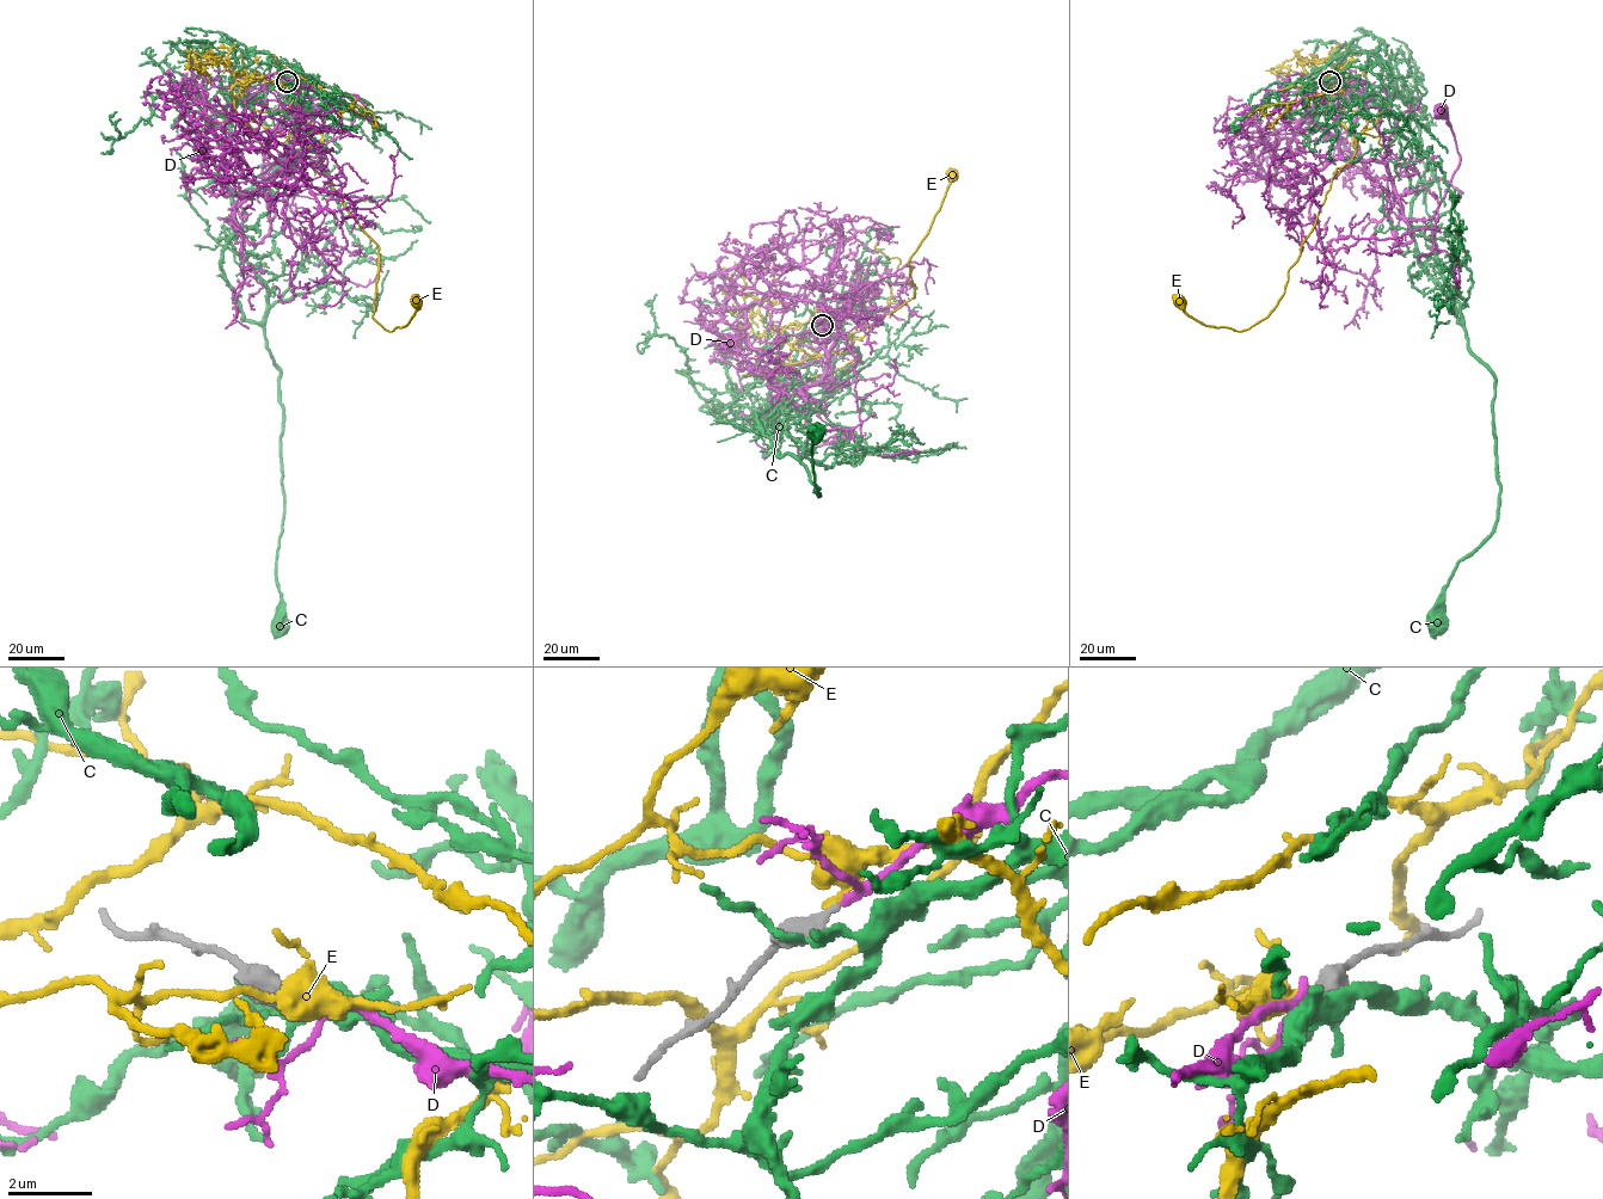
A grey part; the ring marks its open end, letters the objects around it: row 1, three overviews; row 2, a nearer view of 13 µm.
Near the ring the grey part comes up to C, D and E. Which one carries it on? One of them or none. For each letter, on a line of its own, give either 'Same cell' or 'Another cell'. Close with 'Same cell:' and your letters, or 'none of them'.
C: Another cell
D: Same cell
E: Another cell
Same cell: D

